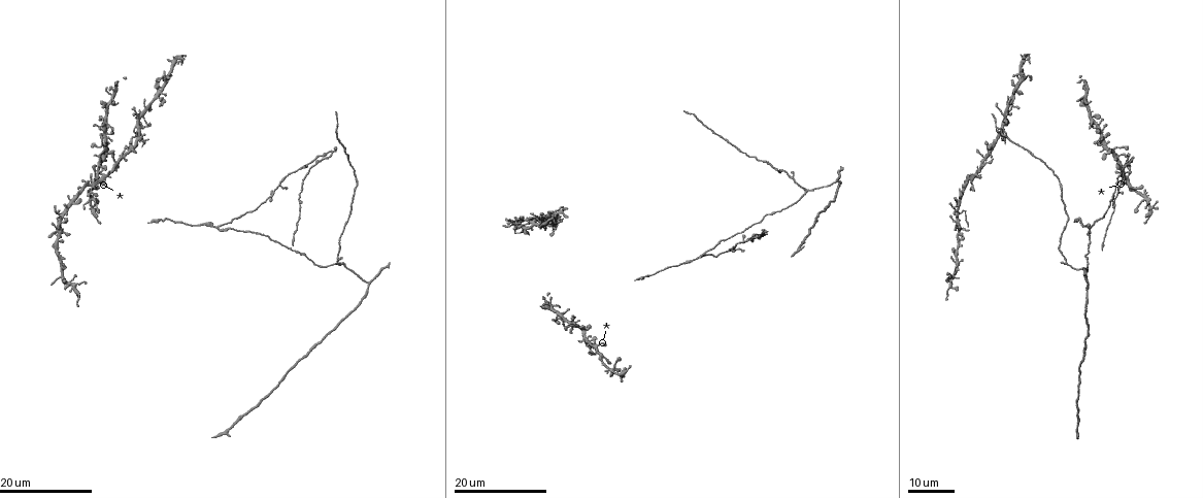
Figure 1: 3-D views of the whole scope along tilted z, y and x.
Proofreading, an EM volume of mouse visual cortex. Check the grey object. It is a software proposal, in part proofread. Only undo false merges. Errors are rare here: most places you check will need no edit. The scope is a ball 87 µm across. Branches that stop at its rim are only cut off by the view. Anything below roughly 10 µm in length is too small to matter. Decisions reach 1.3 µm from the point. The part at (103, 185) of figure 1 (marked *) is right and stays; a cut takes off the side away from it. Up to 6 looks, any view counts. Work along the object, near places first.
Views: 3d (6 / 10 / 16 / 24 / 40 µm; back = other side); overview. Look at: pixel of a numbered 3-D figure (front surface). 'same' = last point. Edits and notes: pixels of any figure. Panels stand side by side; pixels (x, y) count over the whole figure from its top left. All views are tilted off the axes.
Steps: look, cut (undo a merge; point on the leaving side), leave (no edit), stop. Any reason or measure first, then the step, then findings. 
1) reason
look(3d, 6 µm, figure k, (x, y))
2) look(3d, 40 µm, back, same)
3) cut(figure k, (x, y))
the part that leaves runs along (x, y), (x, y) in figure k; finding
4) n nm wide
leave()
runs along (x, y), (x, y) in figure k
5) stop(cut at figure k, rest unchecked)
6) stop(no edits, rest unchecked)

four or more arms meet
look(3d, 24 µm, figure 1, (95, 174))

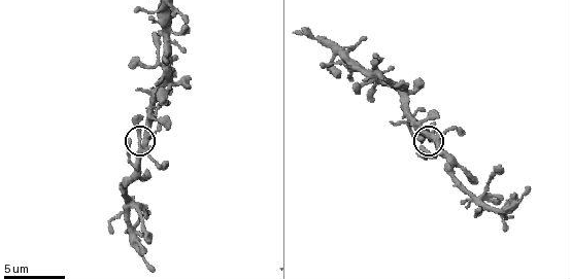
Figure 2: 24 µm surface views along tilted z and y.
look(3d, 6 µm, figure 2, (436, 140))

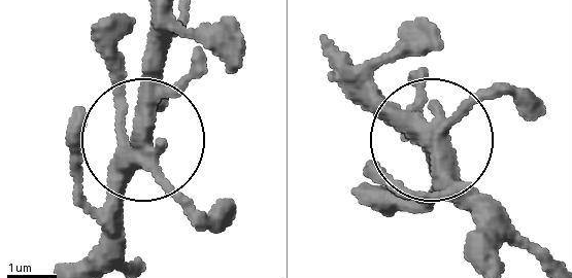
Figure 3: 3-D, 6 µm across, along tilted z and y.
side arm 14 µm
leave()
runs along (504, 80), (461, 108), (437, 153), (491, 238) in figure 3; all the same neuron

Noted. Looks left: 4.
two arms in line, one across
look(3d, 16 µm, figure 1, (216, 228))

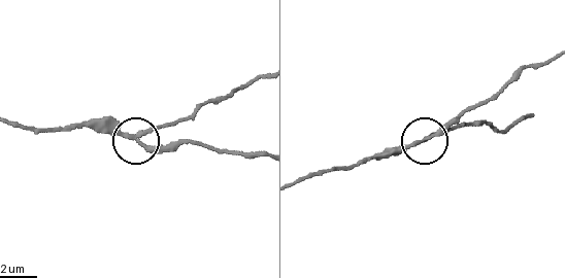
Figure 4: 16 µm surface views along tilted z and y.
look(3d, 10 µm, figure 4, (140, 136))

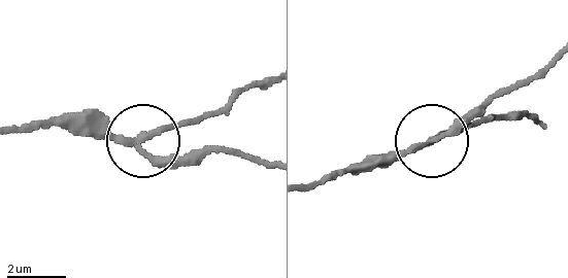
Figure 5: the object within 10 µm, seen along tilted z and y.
side arm 53 µm; 3 arms
cut(figure 5, (169, 127))
a second neuron is stuck on

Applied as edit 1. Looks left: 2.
three arms meet
look(3d, 16 µm, figure 1, (344, 266))

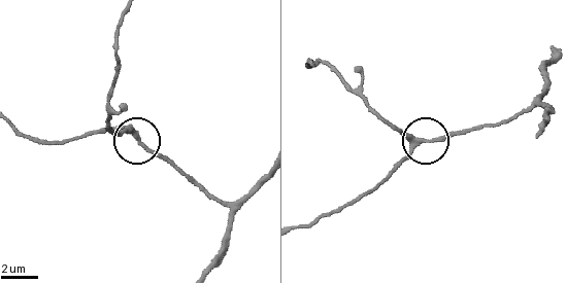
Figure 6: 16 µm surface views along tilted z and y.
look(3d, 6 µm, figure 6, (419, 140))

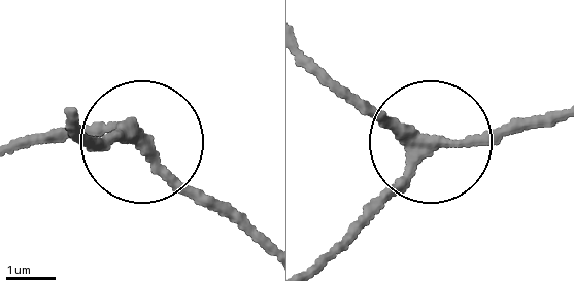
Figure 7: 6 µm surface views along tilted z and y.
side arm 49 µm; 3 arms
leave()
continuous, no second neuron

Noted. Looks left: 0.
stop(cut at figure 5, rest unchecked)

